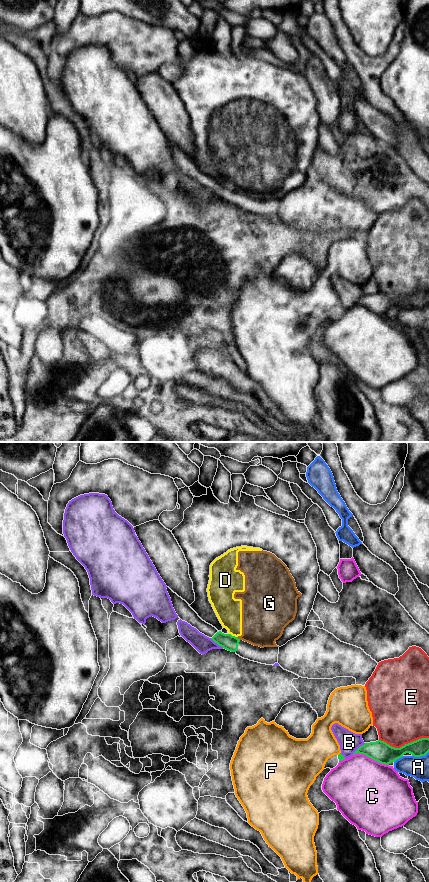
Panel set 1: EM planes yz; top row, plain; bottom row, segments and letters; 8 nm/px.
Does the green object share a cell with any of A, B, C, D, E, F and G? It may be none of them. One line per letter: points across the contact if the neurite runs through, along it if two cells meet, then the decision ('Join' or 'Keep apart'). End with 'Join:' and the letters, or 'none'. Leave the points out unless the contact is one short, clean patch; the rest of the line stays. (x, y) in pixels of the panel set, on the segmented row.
A: Keep apart
B: Keep apart
C: Keep apart
D: Boundary: yz (229, 633), (236, 637). Keep apart
E: Keep apart
F: Keep apart
G: Boundary: yz (236, 637), (240, 639). Keep apart
Join: none

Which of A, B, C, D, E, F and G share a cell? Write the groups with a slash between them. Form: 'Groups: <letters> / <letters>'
Groups: A / B / C / D G / E / F

